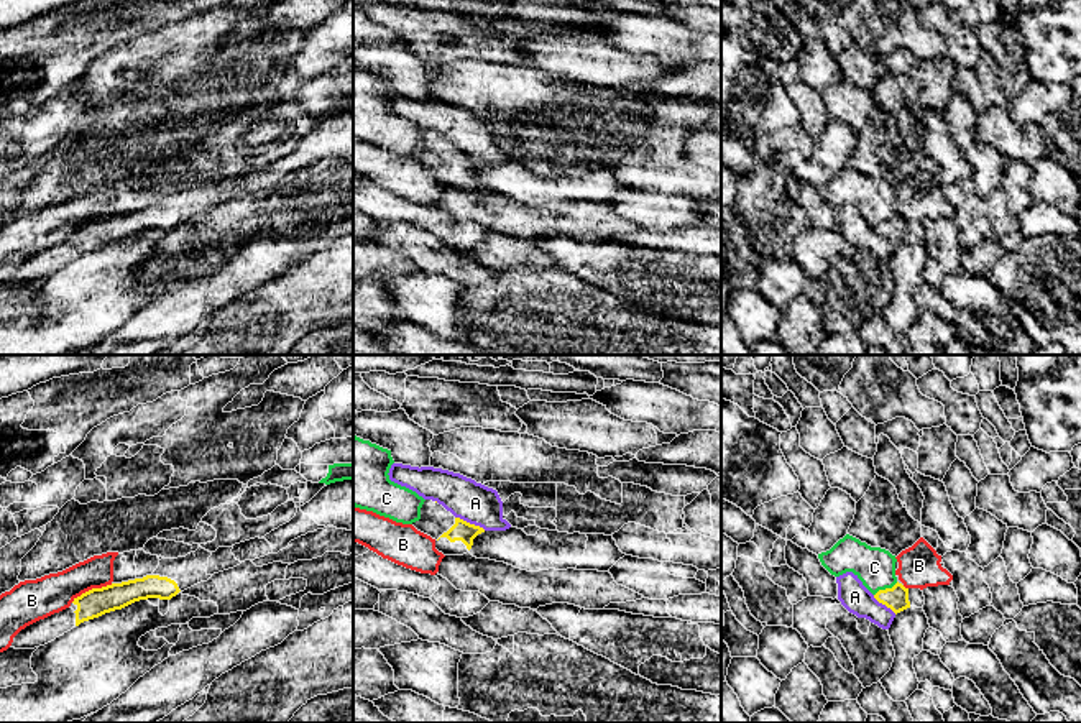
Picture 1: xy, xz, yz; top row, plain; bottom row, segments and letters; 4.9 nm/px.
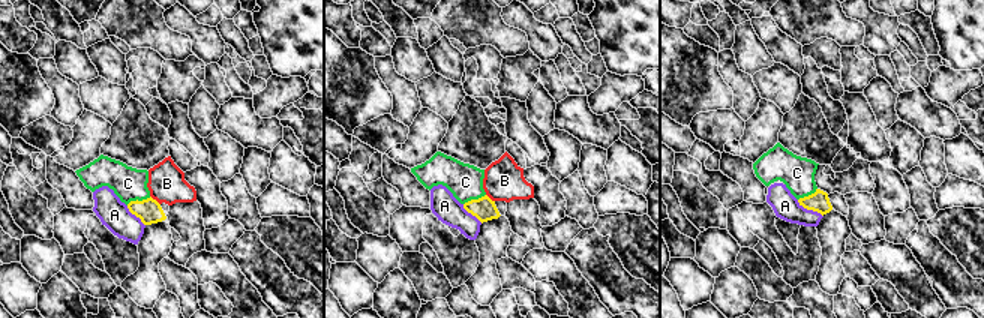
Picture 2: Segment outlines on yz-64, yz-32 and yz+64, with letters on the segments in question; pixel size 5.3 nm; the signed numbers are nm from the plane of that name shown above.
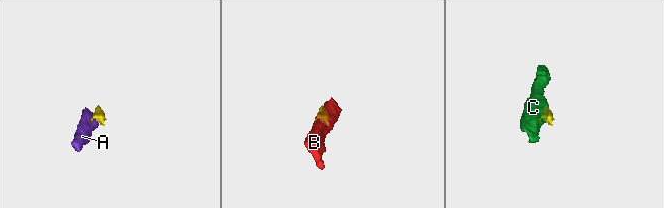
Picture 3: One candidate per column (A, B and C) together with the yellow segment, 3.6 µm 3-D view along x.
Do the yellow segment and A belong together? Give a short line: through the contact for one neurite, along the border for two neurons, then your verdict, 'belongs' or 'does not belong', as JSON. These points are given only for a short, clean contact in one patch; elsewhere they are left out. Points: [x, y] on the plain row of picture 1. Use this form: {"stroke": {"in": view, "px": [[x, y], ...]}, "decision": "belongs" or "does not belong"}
{"stroke": {"in": "xz", "px": [[455, 148], [485, 161]]}, "decision": "does not belong"}

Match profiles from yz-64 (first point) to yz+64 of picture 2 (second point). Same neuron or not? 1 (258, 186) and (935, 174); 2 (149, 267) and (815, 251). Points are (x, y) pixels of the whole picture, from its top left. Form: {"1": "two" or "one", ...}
{"1": "one", "2": "two"}

